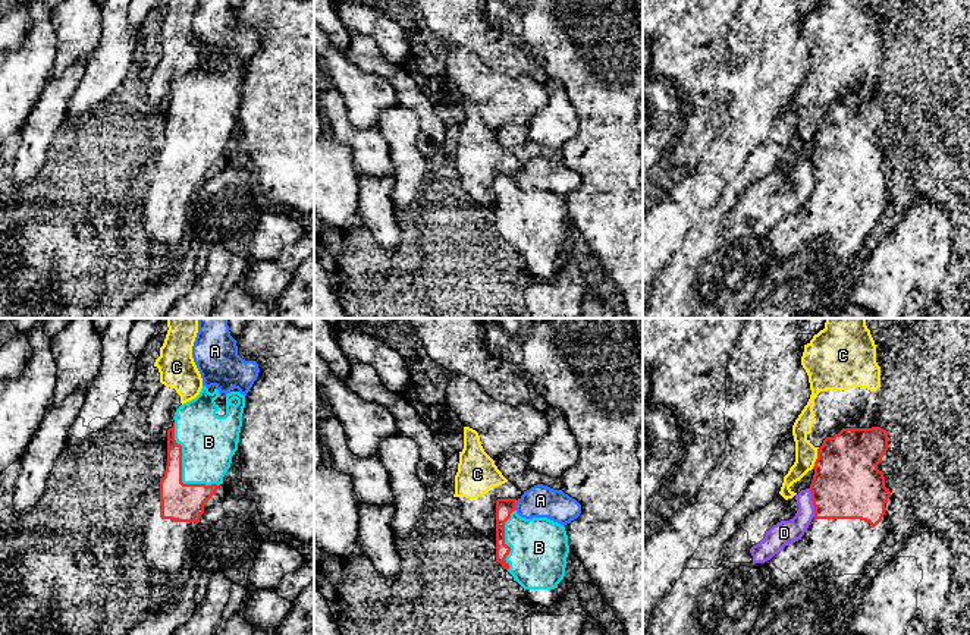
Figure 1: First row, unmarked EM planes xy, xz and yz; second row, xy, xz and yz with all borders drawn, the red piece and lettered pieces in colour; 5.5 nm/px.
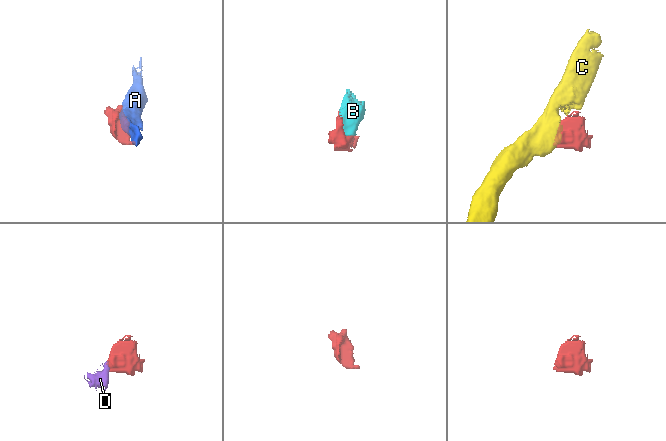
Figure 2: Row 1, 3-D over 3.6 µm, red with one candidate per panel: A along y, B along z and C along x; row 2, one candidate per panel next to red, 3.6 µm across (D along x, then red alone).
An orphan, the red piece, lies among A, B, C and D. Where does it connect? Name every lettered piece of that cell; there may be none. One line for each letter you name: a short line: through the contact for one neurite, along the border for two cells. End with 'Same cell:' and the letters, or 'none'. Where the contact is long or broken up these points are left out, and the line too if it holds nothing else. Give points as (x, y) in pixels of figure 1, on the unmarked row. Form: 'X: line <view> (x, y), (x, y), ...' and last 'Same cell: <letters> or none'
Same cell: B

